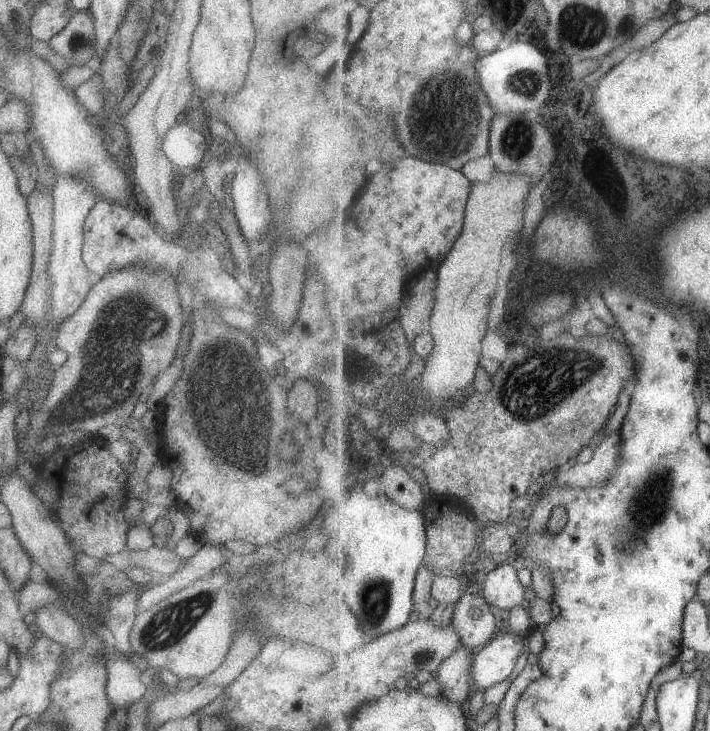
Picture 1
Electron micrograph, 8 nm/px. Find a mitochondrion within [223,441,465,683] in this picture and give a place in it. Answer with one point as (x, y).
(376, 594)

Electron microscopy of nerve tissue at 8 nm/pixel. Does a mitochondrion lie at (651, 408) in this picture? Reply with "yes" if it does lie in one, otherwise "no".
no

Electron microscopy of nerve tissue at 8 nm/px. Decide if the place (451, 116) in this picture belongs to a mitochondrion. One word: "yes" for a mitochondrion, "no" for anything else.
yes

